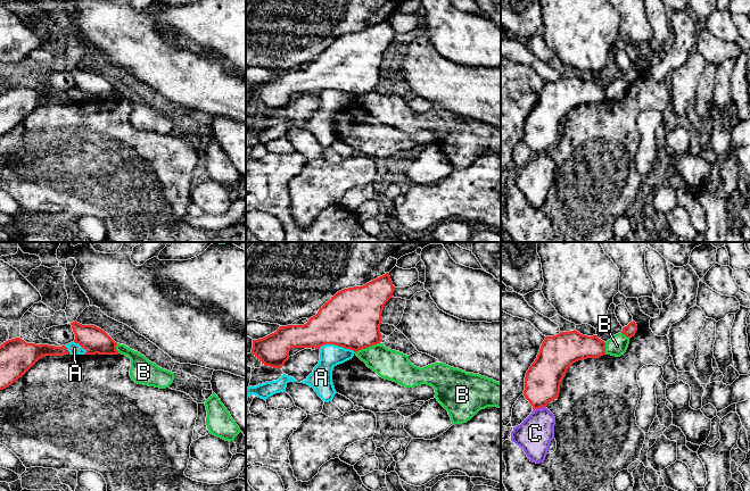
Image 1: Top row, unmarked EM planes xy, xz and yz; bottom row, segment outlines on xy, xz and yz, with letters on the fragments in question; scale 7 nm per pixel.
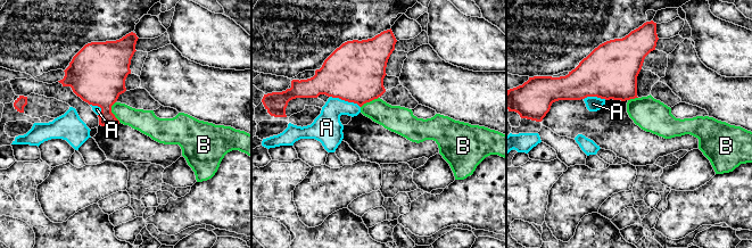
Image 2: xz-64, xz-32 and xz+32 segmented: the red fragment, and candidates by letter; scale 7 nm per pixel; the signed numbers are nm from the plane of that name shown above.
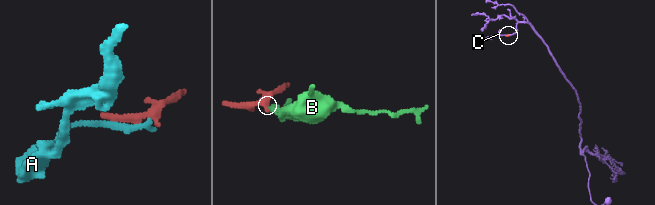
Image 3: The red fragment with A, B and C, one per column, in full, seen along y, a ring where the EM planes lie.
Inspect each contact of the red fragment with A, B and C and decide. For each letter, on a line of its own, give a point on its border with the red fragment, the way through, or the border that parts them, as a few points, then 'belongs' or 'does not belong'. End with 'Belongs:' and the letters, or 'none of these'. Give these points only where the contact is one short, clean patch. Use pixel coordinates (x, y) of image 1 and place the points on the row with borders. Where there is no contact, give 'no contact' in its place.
A: xz (337, 344) | along xz (319, 347), (336, 344), (349, 348), (354, 352) | does not belong
B: xz (367, 347) | along xz (379, 342), (359, 349), (355, 352) | does not belong
C: yz (540, 407) | does not belong
Belongs: none of these

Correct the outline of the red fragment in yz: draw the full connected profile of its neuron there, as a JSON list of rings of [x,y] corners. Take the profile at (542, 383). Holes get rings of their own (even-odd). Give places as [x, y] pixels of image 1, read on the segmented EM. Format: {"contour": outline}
{"contour": [[[576,330],[546,336],[537,358],[525,377],[524,396],[533,409],[546,407],[558,398],[561,381],[576,361],[605,355],[605,342],[597,335],[583,335]]]}

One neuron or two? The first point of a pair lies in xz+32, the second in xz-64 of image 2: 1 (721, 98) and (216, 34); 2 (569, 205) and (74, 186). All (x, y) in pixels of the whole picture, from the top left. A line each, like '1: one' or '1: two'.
1: two
2: one

